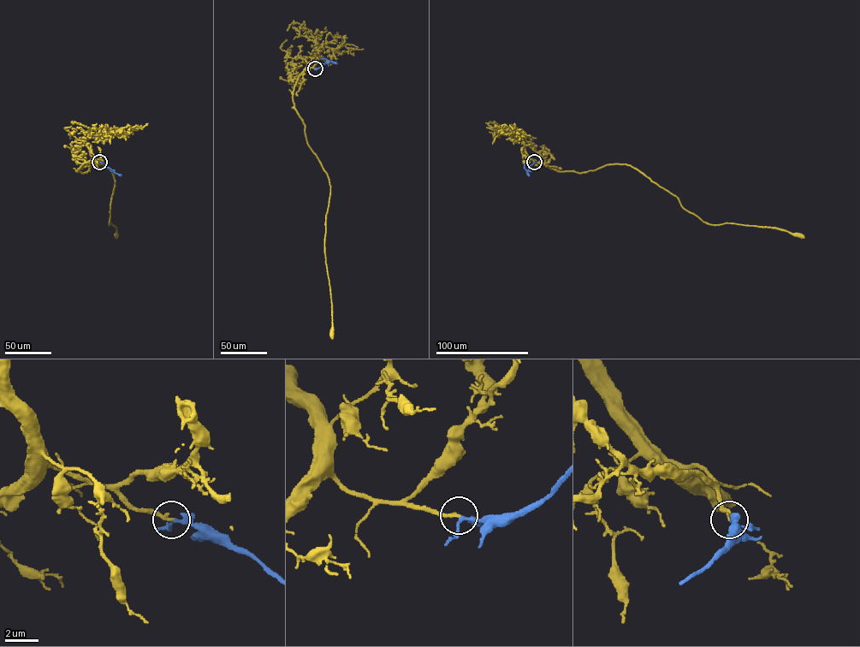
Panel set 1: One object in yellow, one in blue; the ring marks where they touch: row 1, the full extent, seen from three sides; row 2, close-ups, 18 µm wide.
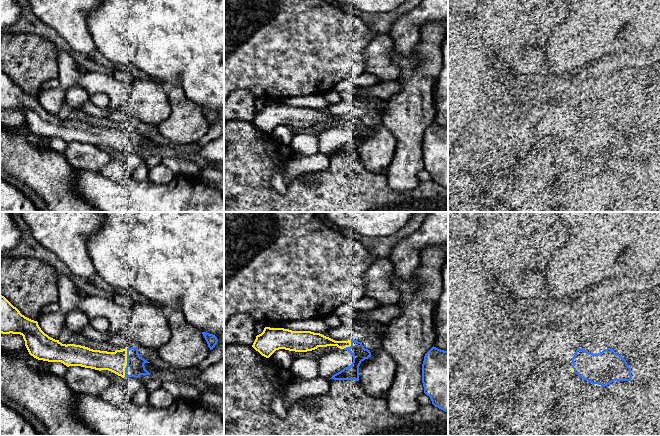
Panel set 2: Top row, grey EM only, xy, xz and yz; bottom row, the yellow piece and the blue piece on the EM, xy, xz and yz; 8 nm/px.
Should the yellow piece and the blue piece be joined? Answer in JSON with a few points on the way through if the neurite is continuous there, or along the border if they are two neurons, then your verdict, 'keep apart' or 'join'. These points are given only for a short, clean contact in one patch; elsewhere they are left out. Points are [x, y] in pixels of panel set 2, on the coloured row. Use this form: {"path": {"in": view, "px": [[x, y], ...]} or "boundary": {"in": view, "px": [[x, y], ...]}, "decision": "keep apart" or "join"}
{"decision": "join"}

